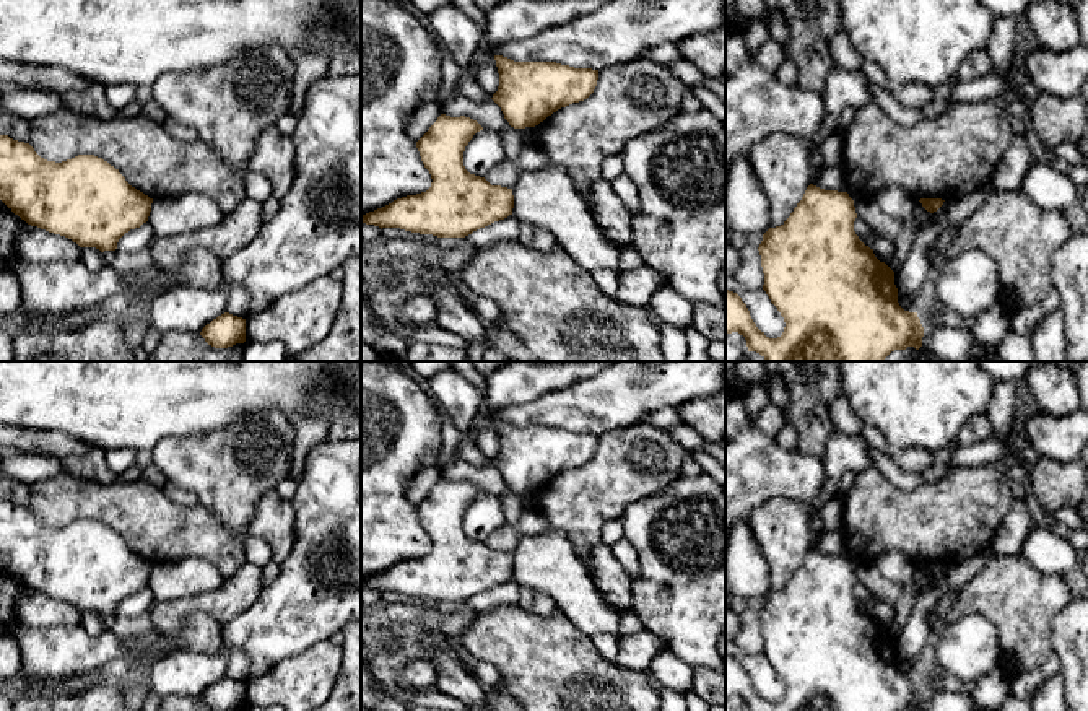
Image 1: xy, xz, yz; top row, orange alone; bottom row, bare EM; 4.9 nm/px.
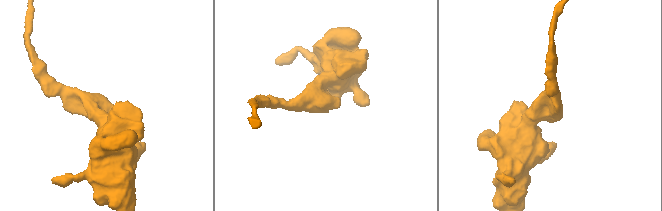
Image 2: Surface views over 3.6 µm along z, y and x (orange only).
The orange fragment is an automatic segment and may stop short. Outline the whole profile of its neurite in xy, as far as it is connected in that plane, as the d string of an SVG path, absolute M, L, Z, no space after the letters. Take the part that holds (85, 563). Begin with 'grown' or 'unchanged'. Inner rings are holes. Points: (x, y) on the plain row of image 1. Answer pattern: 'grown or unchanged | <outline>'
unchanged | M0 499L0 565L28 589L101 617L146 587L153 568L102 522L47 526L8 499Z

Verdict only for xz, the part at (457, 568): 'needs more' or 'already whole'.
already whole

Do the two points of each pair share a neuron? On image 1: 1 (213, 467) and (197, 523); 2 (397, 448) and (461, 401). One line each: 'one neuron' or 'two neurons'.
1: two neurons
2: two neurons

